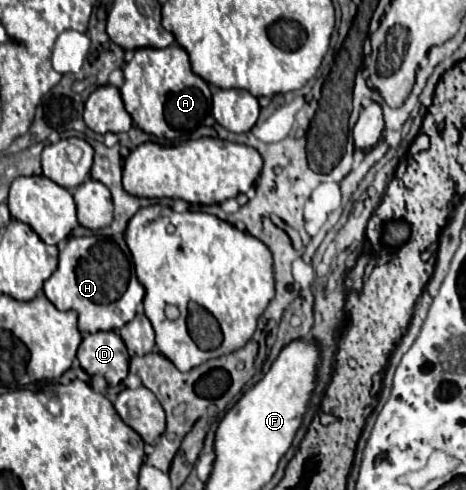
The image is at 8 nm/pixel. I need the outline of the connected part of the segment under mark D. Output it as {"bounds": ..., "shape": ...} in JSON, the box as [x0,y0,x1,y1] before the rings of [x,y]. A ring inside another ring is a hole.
{"bounds":[77,331,129,385],"shape":[[[115,331],[85,335],[77,350],[77,359],[89,375],[103,375],[109,385],[118,385],[127,377],[129,353]]]}

